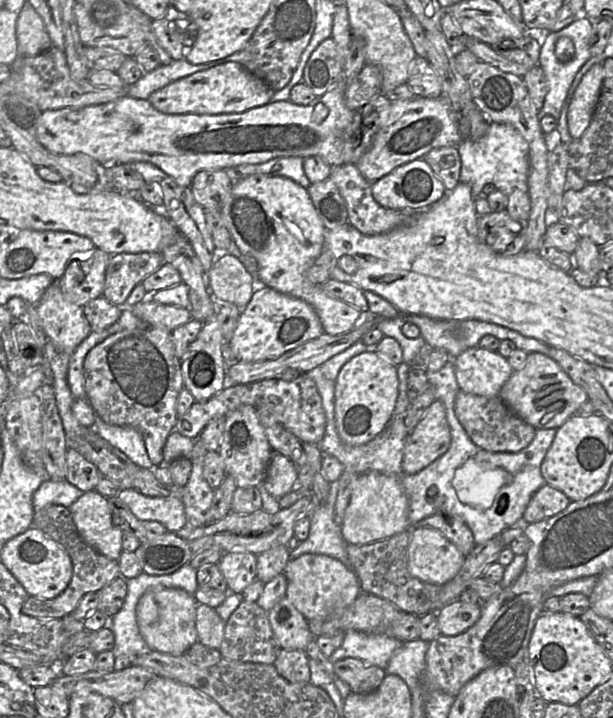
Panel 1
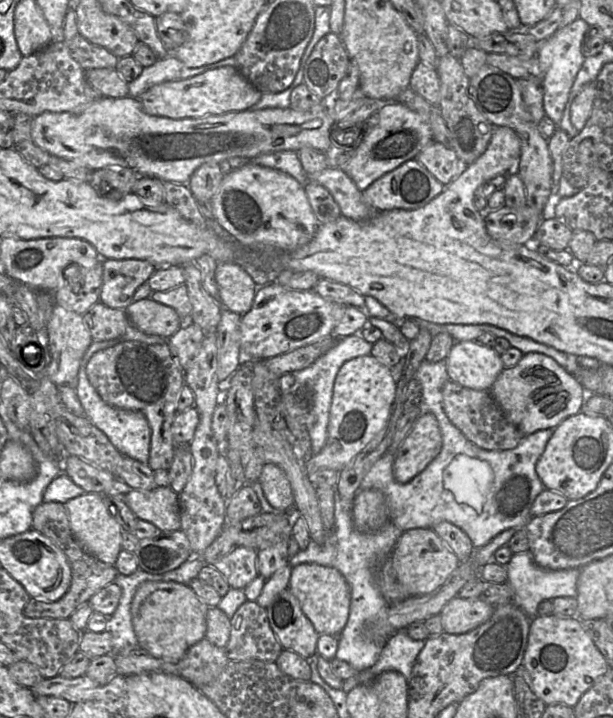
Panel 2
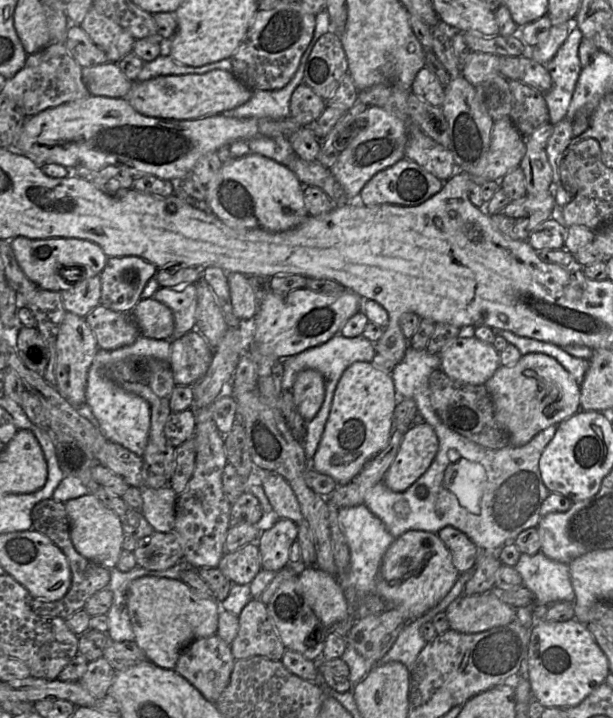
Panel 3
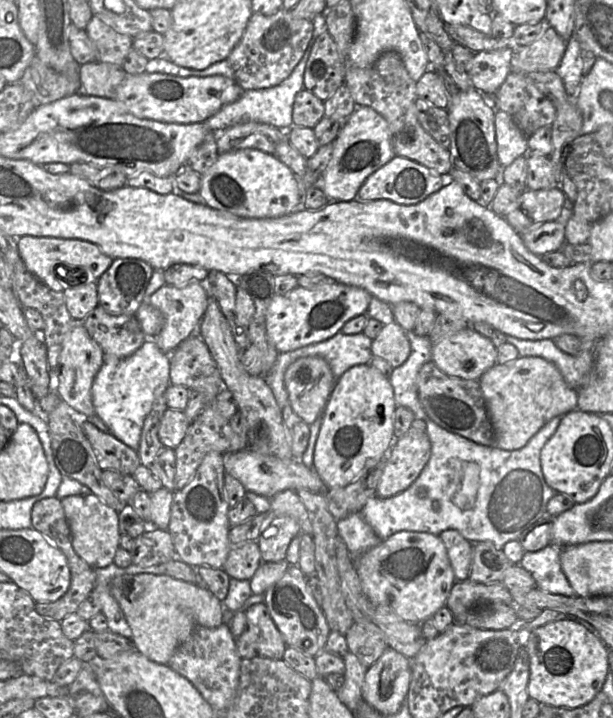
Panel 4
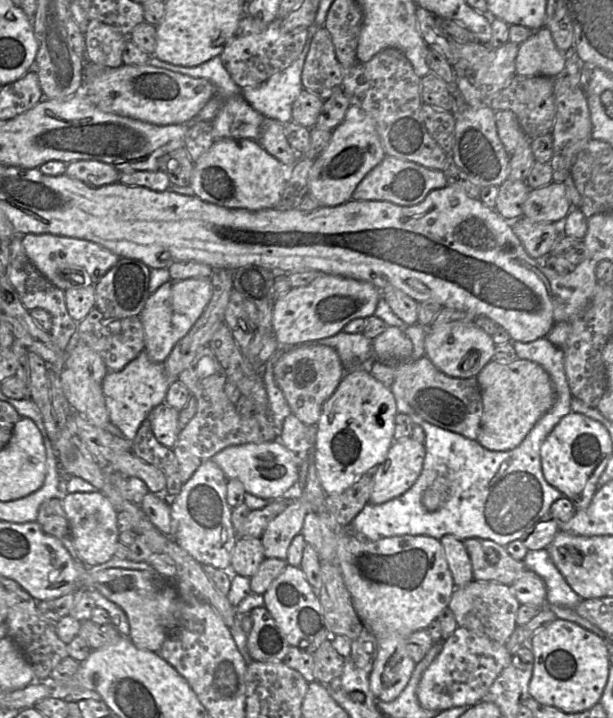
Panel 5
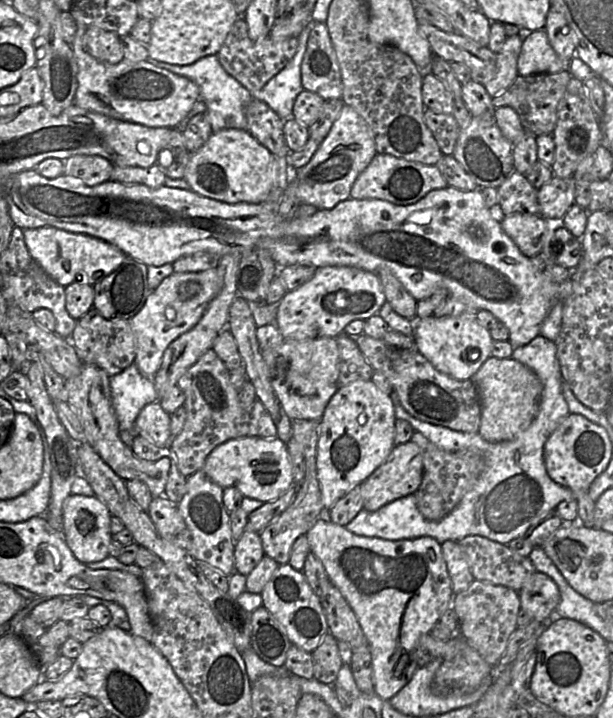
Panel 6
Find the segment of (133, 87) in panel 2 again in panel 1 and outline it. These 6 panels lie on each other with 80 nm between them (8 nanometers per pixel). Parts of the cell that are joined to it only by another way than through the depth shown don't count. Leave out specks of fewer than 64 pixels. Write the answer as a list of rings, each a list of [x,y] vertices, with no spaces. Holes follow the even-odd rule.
[[[239,52],[225,58],[204,64],[191,64],[186,59],[173,60],[169,65],[160,65],[151,72],[145,72],[134,84],[127,87],[127,94],[136,99],[148,100],[150,95],[166,85],[187,77],[195,72],[207,70],[226,62],[239,62]]]

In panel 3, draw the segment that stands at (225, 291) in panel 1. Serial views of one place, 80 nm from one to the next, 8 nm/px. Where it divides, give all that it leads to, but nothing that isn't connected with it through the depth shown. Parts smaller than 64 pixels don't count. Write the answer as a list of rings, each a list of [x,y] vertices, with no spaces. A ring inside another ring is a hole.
[[[227,272],[229,292],[234,314],[240,320],[254,317],[258,304],[247,276],[239,272]]]

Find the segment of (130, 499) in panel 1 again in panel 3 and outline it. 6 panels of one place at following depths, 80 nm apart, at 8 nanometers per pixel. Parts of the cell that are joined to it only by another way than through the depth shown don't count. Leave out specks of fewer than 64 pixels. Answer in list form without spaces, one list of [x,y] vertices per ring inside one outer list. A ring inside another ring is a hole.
[[[170,486],[141,488],[143,500],[140,512],[154,531],[169,532],[175,525],[175,505],[178,495]]]

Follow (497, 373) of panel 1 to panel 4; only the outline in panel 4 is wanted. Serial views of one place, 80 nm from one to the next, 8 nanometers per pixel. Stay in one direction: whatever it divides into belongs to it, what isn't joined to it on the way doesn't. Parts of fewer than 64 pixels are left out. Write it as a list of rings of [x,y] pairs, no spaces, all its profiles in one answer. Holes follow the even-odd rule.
[[[468,325],[433,345],[431,361],[449,376],[478,380],[497,363],[497,348]]]

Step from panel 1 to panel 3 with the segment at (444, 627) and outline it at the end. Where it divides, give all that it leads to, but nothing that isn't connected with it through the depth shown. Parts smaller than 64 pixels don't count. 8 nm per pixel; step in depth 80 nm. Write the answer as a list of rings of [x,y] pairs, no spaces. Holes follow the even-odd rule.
[[[492,593],[461,595],[448,605],[445,613],[450,629],[461,633],[479,633],[517,619],[515,607]]]

